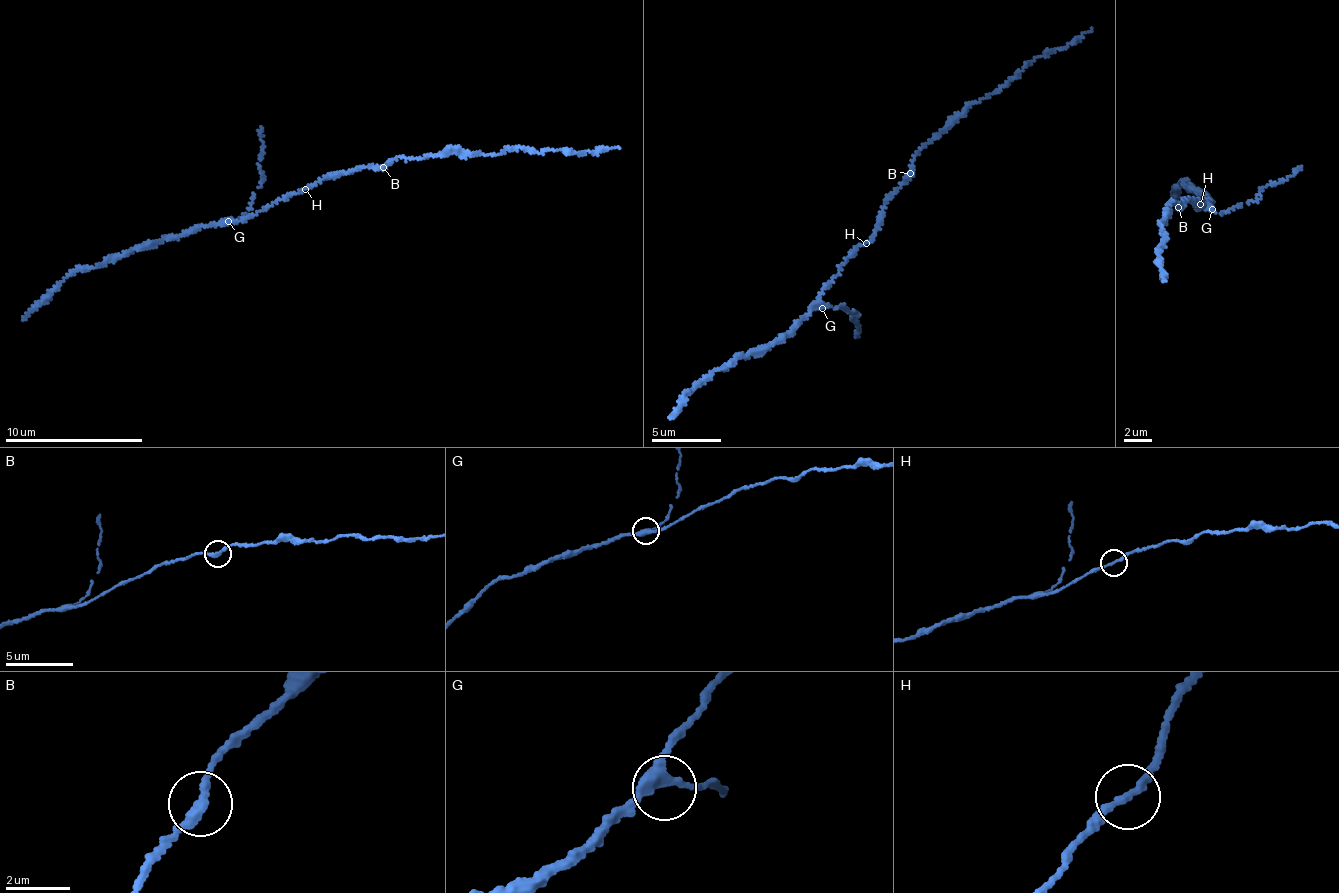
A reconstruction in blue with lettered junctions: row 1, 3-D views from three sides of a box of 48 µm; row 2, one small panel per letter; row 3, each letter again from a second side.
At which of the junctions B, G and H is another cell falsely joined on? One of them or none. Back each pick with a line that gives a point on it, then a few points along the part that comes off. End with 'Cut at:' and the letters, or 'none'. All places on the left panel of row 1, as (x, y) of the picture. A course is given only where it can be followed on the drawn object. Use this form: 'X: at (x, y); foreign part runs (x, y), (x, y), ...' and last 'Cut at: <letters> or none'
Cut at: none

